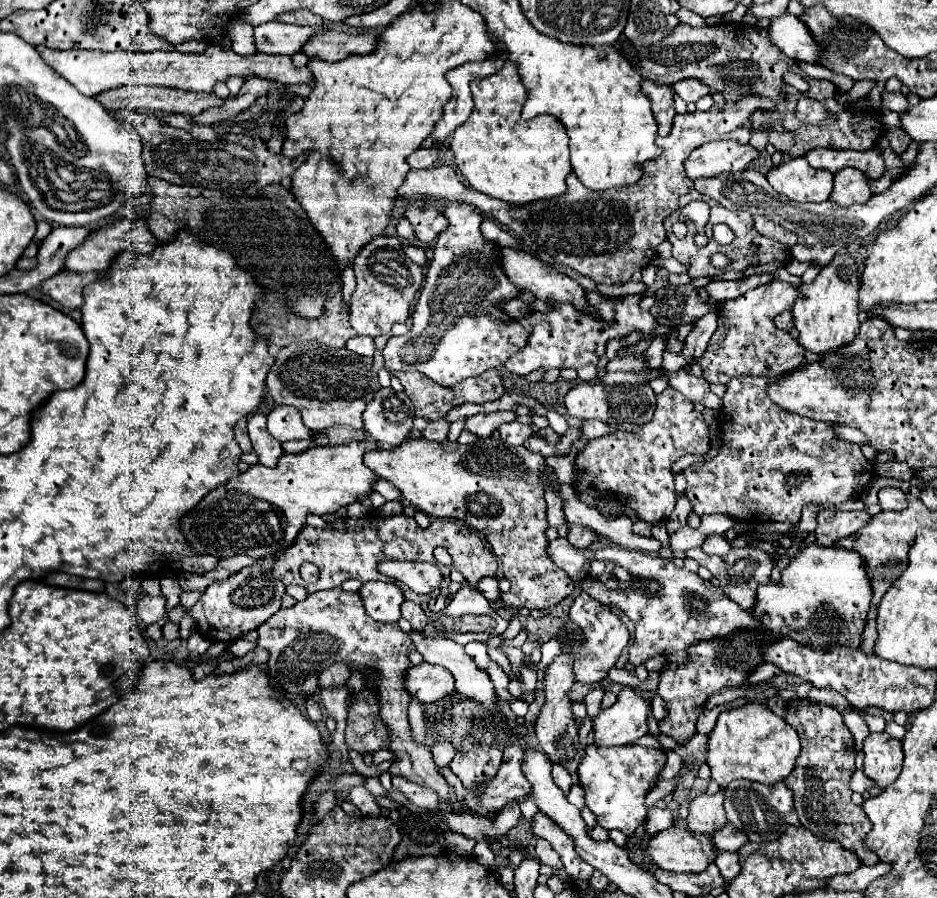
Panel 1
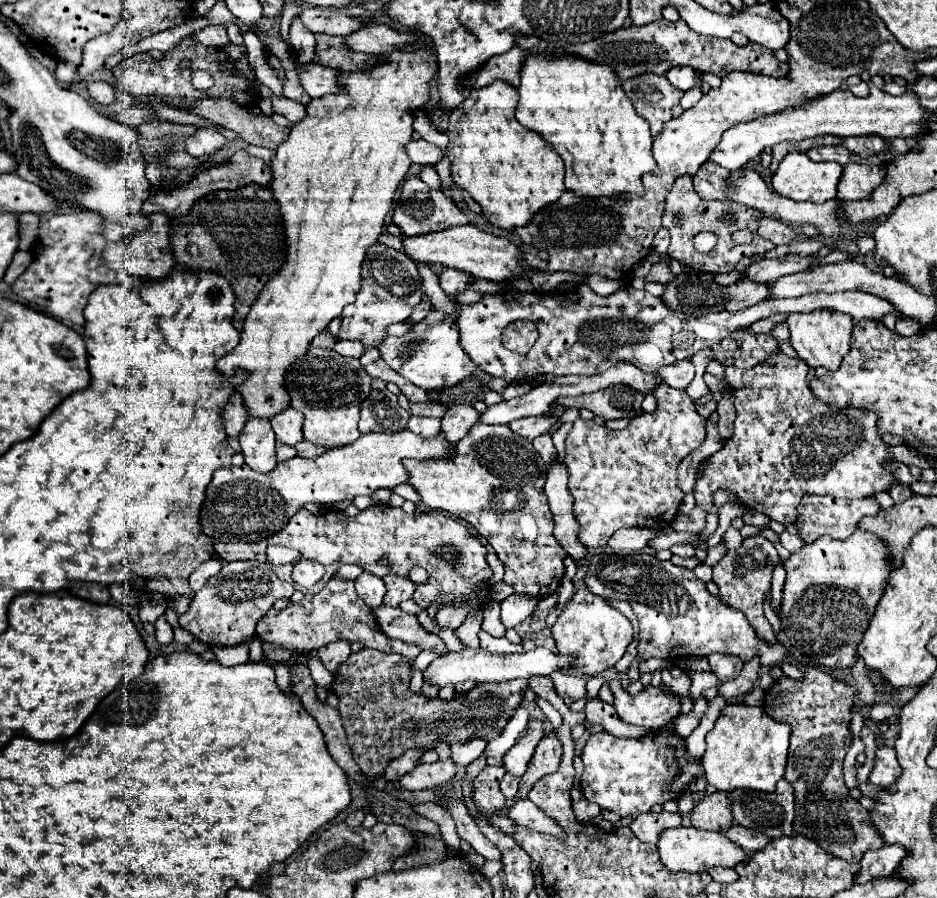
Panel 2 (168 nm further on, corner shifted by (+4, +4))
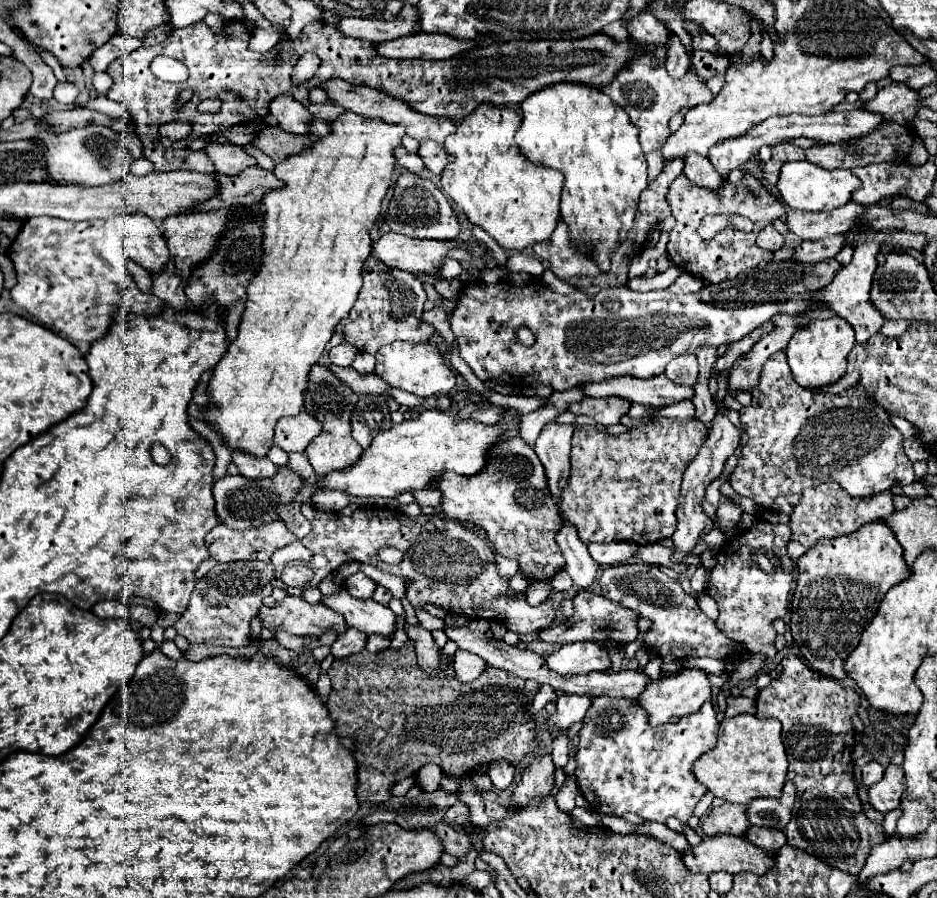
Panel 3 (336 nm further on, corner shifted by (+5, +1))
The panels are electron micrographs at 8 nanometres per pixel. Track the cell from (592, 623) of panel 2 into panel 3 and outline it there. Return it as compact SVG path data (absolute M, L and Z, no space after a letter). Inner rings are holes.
M582 591L578 593L574 599L574 615L570 619L566 619L562 625L556 627L548 627L540 631L540 639L542 641L550 641L550 643L558 643L558 645L566 645L566 643L574 643L574 641L594 641L600 647L604 647L606 651L610 651L616 645L628 645L636 639L638 635L638 615L620 607L614 601L608 601L606 597L592 593L592 591Z

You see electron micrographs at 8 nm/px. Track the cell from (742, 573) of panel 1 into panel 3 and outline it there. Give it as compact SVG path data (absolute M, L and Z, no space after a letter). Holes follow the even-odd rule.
M754 523L752 529L748 529L740 537L730 539L736 551L722 549L716 555L718 565L712 569L708 581L708 593L716 599L720 611L716 625L726 631L726 635L730 635L732 639L744 643L746 651L764 655L766 661L772 661L776 655L776 631L772 627L772 621L776 617L784 617L786 607L790 603L794 561L786 553L788 541L788 525Z

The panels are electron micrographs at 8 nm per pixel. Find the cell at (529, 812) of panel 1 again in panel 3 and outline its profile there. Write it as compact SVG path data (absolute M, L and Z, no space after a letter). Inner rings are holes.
M536 755L534 761L524 767L522 777L514 789L510 805L526 807L532 797L544 797L554 785L554 763L550 755Z

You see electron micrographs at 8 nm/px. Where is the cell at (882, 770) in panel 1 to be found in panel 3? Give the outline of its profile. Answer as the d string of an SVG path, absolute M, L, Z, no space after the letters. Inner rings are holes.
M890 763L884 771L882 781L868 789L868 799L876 811L886 813L886 811L892 811L898 807L904 791L906 791L904 771L902 771L902 767Z

